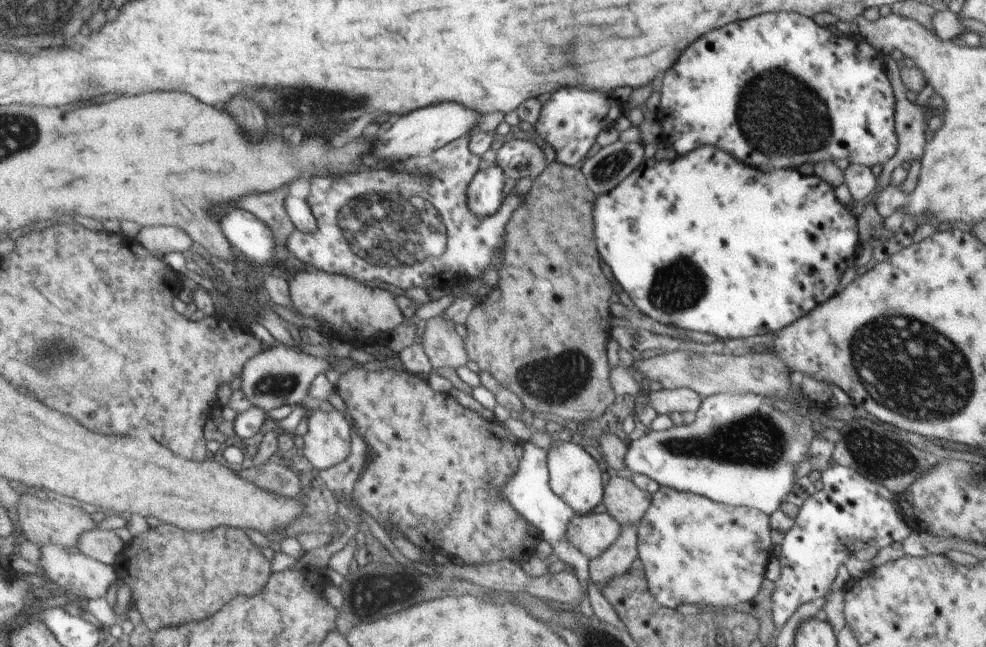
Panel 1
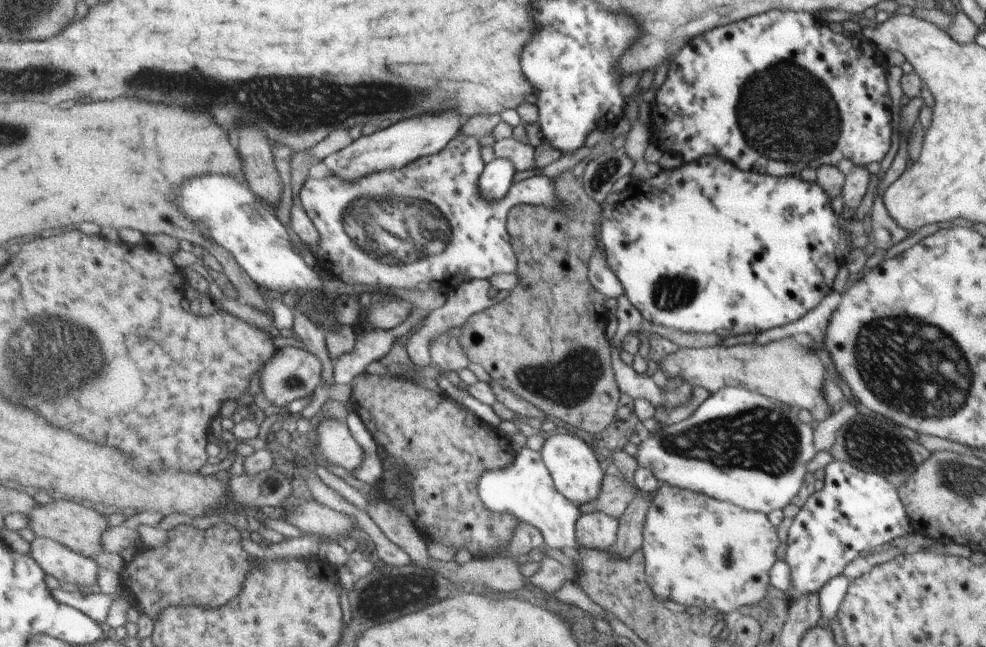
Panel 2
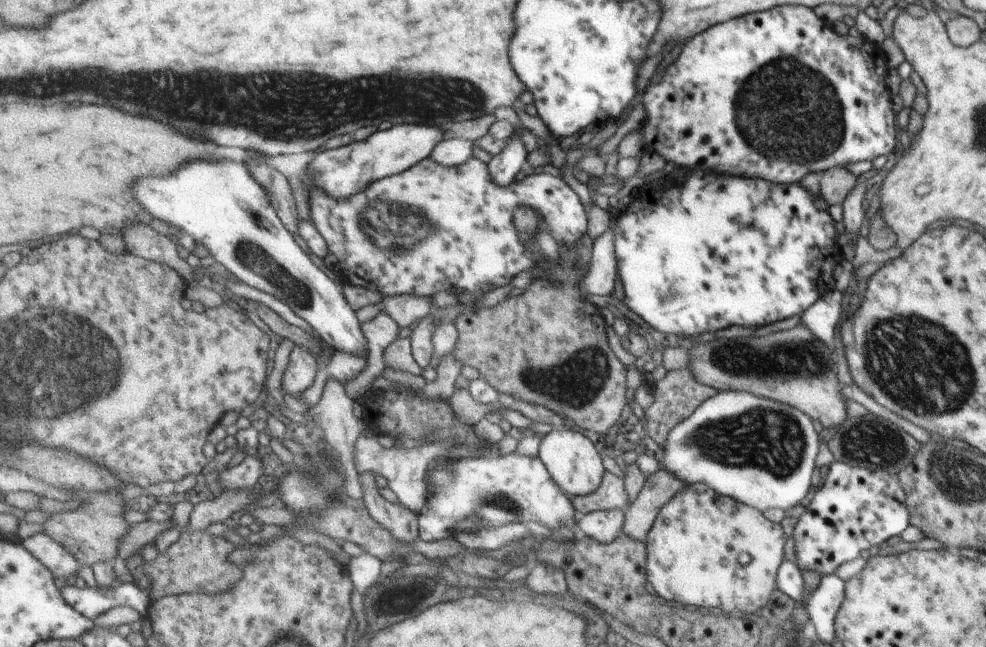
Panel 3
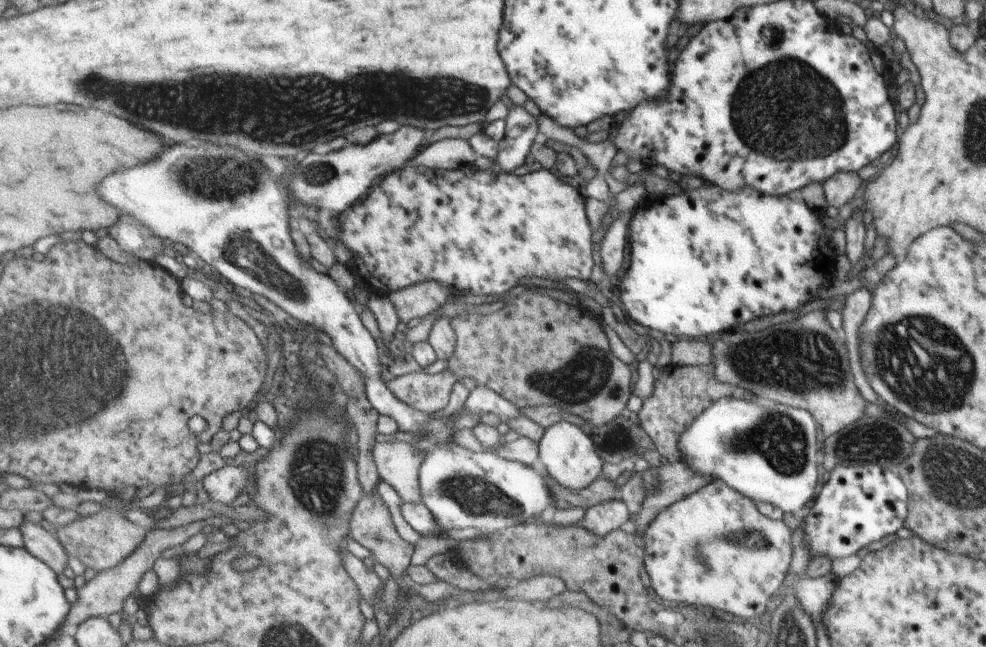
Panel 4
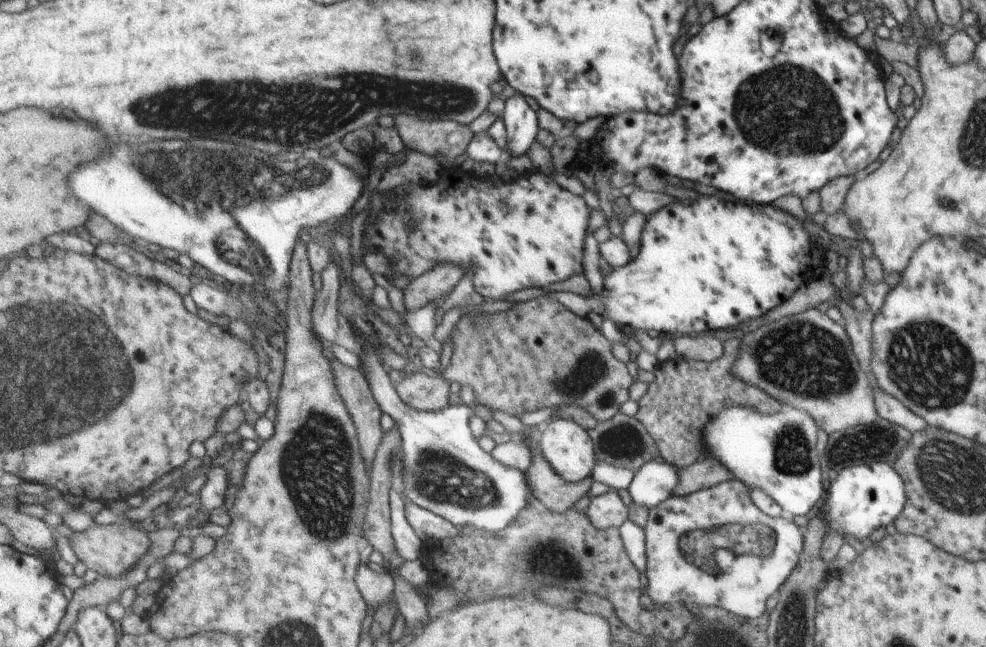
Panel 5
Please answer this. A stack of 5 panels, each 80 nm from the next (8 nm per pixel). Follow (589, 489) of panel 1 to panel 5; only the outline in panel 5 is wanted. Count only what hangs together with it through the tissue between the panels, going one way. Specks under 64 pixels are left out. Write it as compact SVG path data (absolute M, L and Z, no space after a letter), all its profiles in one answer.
M566 418L547 422L545 430L541 432L536 442L540 455L549 463L551 470L556 472L565 482L578 483L589 476L595 458L593 458L593 441L585 430L575 421Z

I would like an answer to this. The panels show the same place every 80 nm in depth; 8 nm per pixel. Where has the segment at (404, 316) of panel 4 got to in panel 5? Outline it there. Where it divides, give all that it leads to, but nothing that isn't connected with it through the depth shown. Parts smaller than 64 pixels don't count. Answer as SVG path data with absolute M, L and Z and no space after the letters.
M447 264L431 270L431 274L413 279L402 291L407 312L422 309L431 303L439 302L449 296L461 282L463 272L457 266Z

